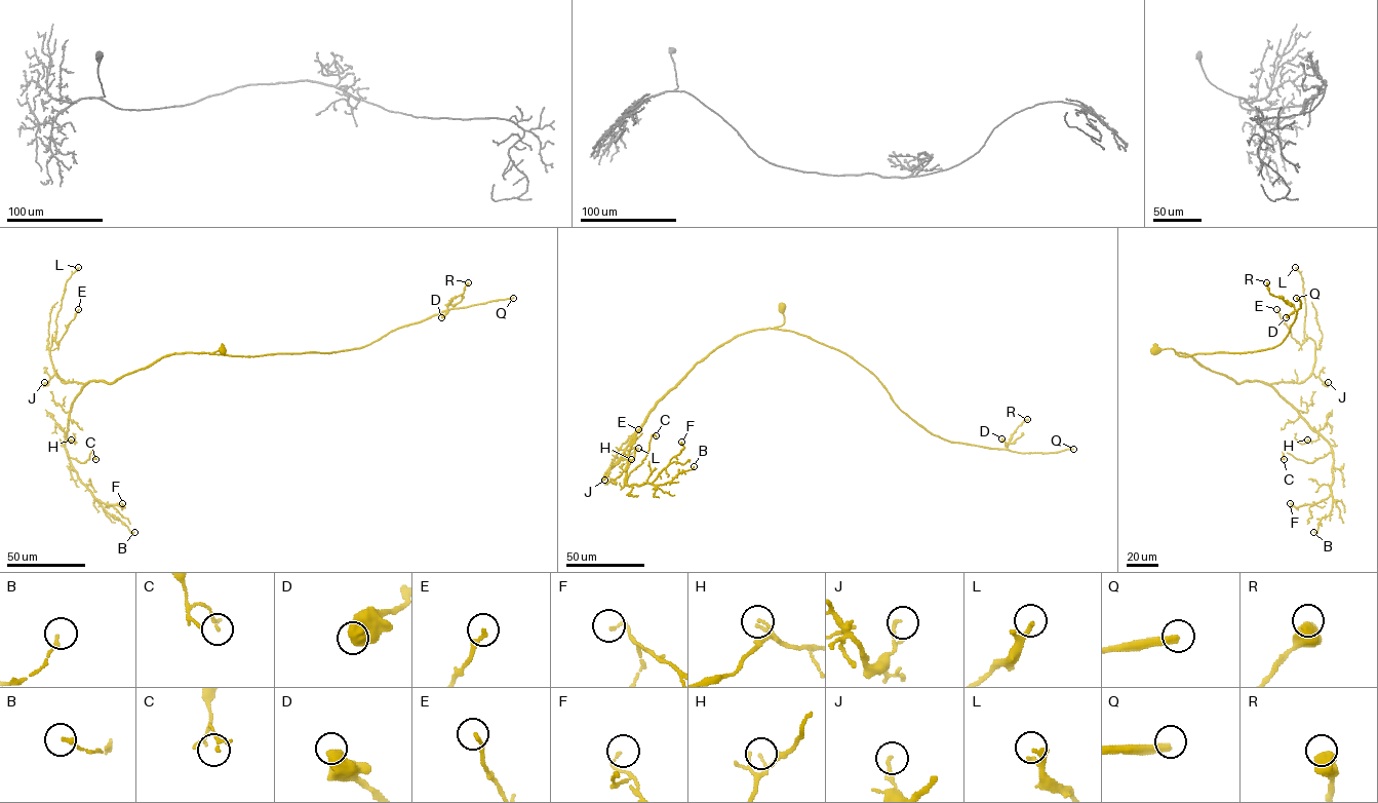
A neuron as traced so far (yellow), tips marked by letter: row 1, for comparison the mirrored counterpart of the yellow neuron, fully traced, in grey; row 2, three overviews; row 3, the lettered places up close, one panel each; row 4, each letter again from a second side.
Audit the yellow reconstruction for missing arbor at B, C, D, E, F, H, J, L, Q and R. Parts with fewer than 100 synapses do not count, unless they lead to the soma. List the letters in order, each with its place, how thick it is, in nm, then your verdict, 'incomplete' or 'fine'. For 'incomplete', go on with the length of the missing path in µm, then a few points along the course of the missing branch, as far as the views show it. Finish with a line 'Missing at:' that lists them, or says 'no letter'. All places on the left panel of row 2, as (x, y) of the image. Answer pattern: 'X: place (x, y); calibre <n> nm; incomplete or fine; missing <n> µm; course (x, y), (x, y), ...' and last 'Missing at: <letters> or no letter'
B: place (134, 532); calibre 160 nm; fine
C: place (95, 459); calibre 150 nm; fine
D: place (441, 317); calibre 650 nm; fine
E: place (78, 309); calibre 150 nm; fine
F: place (122, 503); calibre 140 nm; fine
H: place (71, 440); calibre 70 nm; fine
J: place (44, 382); calibre 140 nm; fine
L: place (78, 267); calibre 160 nm; fine
Q: place (513, 298); calibre 360 nm; incomplete; missing 350 µm
R: place (468, 282); calibre 700 nm; fine
Missing at: Q

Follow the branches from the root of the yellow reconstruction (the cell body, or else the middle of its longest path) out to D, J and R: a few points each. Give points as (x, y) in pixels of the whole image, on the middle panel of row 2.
D: (783, 308), (784, 322), (773, 329), (805, 335), (852, 356), (902, 411), (933, 434), (1006, 449), (1001, 438)
J: (783, 308), (784, 322), (781, 326), (735, 336), (699, 360), (658, 402), (604, 480)
R: (783, 308), (784, 322), (773, 329), (805, 335), (852, 356), (902, 411), (943, 438), (1006, 449), (1027, 419)

